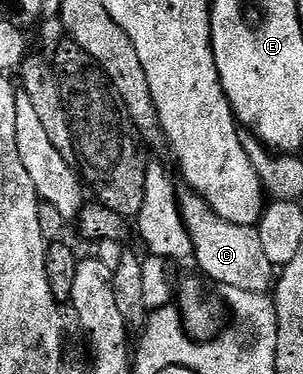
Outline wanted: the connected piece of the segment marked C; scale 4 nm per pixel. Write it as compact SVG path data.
M190 190L184 193L178 197L177 203L187 236L191 240L194 263L197 262L202 272L219 283L220 287L270 293L277 280L277 268L265 254L258 227L225 222L203 196Z

